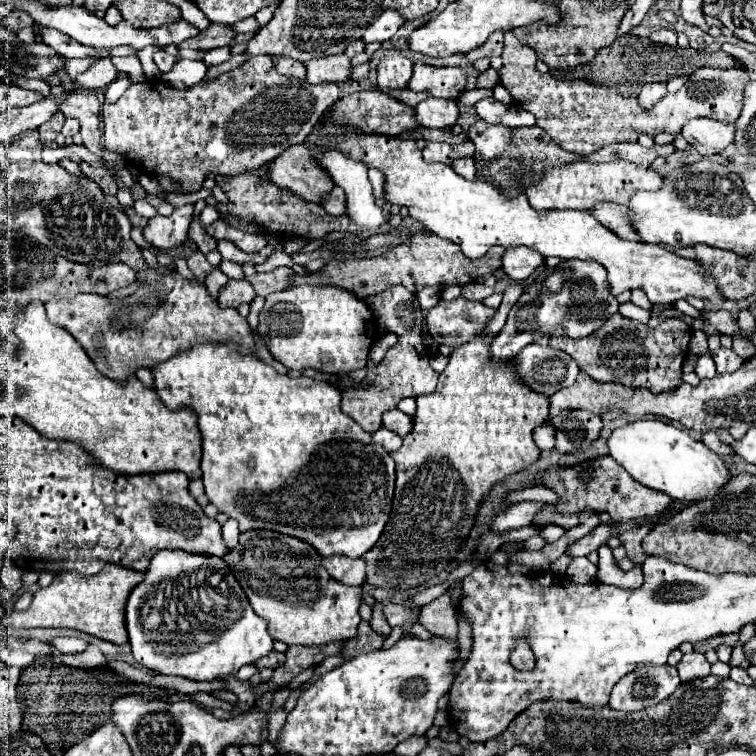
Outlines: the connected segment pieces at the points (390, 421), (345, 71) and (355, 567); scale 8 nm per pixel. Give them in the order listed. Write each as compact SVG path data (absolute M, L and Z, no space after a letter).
M391 409L391 411L385 411L385 413L383 413L383 427L391 429L391 431L397 433L399 437L405 437L405 435L411 431L413 423L411 423L411 417L405 415L403 411Z
M329 55L329 57L317 57L305 63L307 69L307 81L309 83L343 83L349 79L351 73L351 61L347 55Z
M333 555L333 557L325 557L323 565L333 579L345 585L361 585L365 579L365 571L367 571L365 569L367 561L363 557L351 559L345 555Z

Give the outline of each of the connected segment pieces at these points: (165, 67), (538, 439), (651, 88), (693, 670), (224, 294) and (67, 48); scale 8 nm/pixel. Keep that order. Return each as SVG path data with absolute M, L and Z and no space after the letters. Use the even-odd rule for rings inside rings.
M155 53L155 63L157 63L157 67L159 67L159 71L161 73L167 73L173 65L175 65L175 57L173 55L167 55L167 53Z
M541 425L533 431L533 439L537 443L537 447L541 451L547 451L547 449L553 449L555 447L555 429L551 425Z
M647 83L639 93L639 101L643 103L643 107L651 107L651 103L657 103L665 93L667 93L667 83Z
M691 651L691 653L685 653L681 657L681 661L677 663L677 671L679 671L681 681L691 681L691 679L697 679L697 677L707 677L709 675L709 661L705 659L703 653Z
M229 279L225 289L219 293L217 301L221 307L239 307L241 303L251 303L253 297L255 297L255 291L247 279L241 279L241 281Z
M37 25L37 31L39 31L39 37L41 37L41 41L43 41L45 45L53 47L57 53L61 53L61 55L65 55L65 57L95 57L95 55L97 55L97 57L109 57L109 51L107 51L107 49L97 51L97 49L93 49L93 47L85 47L85 45L73 41L71 37L67 37L65 33L55 31L55 29L51 29L51 27L41 27L41 25Z

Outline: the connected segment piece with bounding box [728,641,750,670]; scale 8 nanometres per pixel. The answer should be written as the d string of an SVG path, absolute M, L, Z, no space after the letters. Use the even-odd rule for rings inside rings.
M738 641L732 651L731 659L729 660L729 665L731 667L737 666L742 669L747 670L749 668L749 662L747 661L744 652L743 652L743 644Z

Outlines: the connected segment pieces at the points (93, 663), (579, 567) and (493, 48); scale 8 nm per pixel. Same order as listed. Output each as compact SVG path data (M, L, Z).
M51 643L48 644L50 653L65 665L73 665L73 667L105 667L107 665L107 659L97 645L89 645L89 649L81 655L64 655L59 653Z
M575 557L567 567L567 577L571 577L575 583L595 581L595 573L597 573L597 567L585 557Z
M497 31L497 33L493 33L493 35L487 39L487 43L485 43L483 47L465 53L465 57L467 57L469 61L481 59L481 57L499 57L499 55L501 55L501 49L503 49L503 33Z

